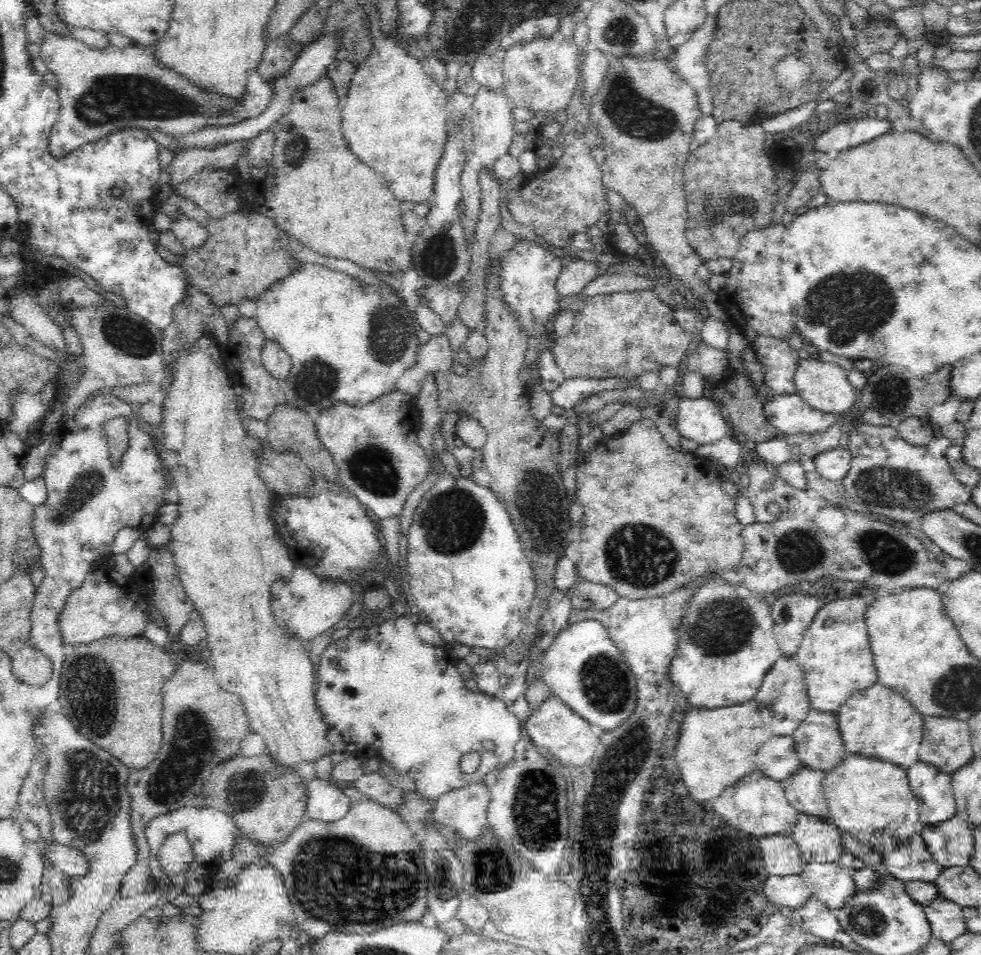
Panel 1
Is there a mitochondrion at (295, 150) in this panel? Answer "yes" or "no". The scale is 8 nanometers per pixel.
yes

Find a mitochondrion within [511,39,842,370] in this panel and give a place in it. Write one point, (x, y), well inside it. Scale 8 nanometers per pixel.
(632, 114)

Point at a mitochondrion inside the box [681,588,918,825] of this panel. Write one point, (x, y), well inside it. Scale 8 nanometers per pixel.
(724, 626)

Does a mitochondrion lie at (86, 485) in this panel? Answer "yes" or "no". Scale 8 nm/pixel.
yes

